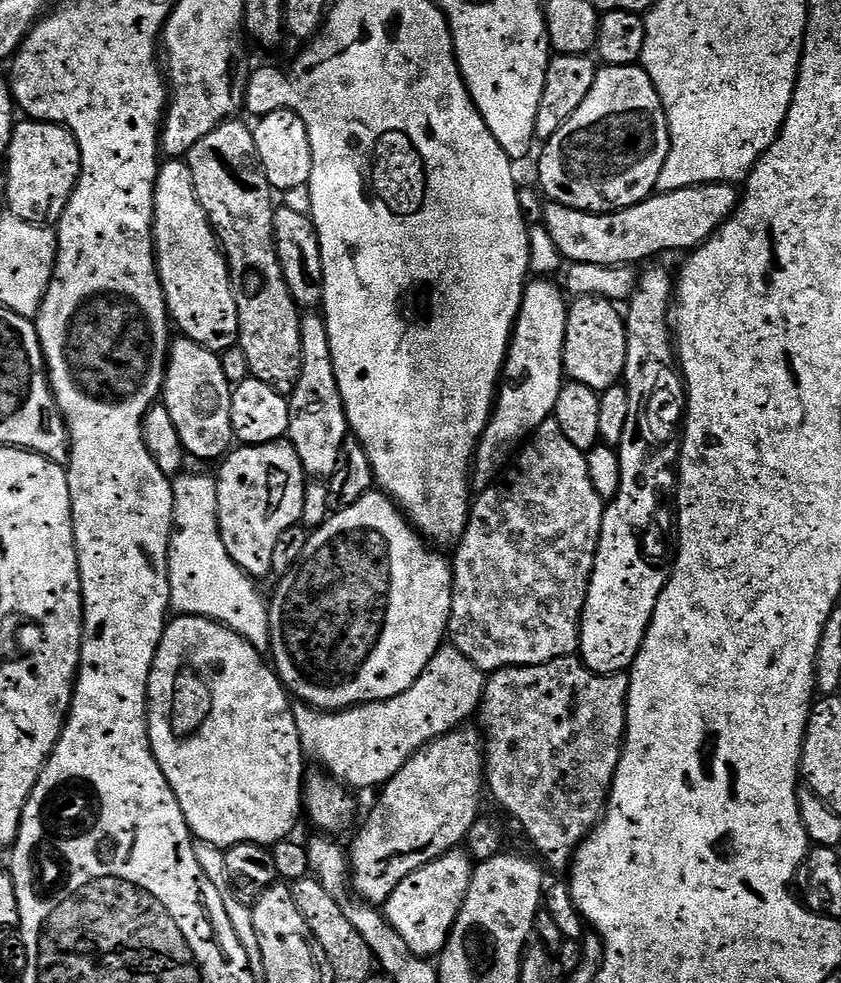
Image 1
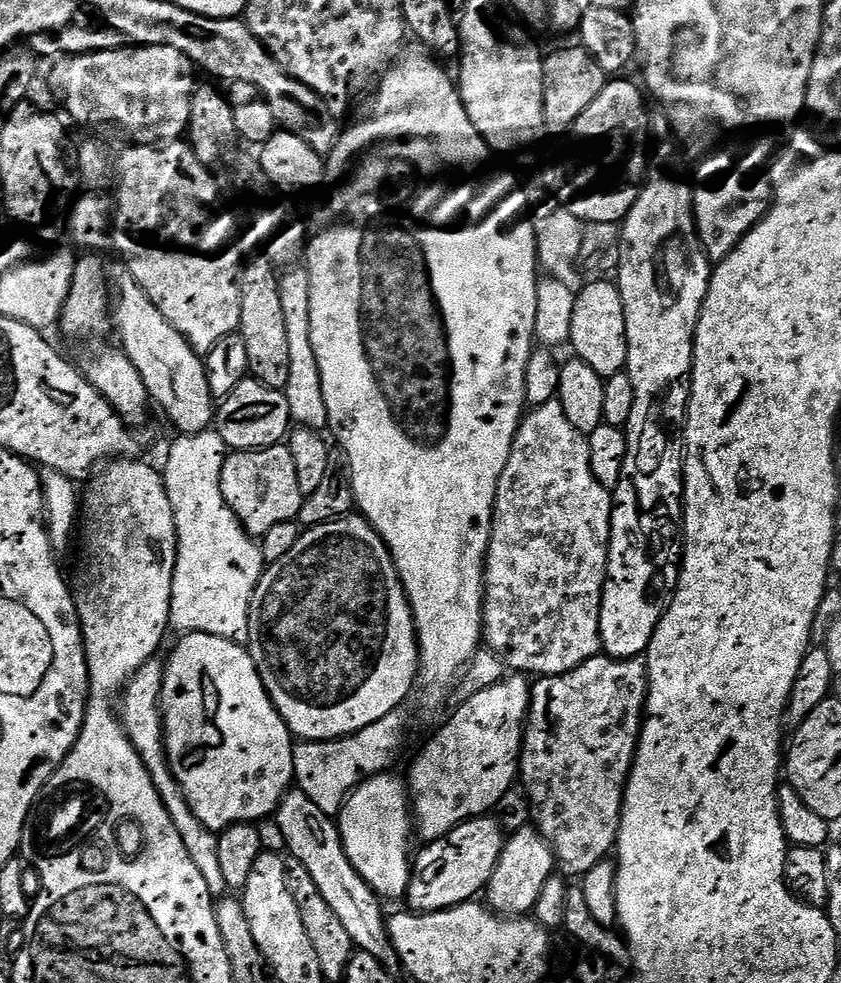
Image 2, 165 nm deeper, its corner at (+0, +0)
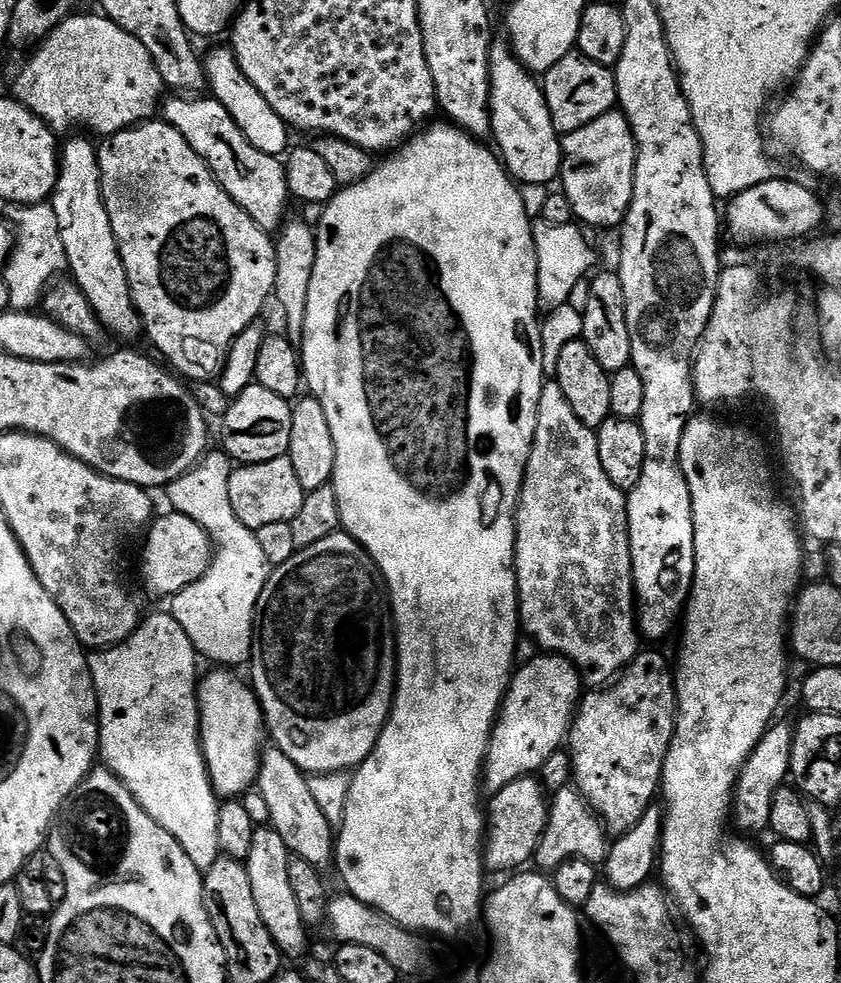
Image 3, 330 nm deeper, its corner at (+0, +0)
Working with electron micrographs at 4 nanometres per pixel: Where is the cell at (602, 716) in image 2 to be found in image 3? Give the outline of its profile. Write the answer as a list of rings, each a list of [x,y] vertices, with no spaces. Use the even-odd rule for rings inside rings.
[[[640,650],[637,651],[636,657],[625,666],[623,672],[619,673],[611,684],[599,690],[589,691],[589,693],[589,696],[587,693],[576,706],[576,715],[572,718],[572,726],[569,728],[566,737],[566,751],[572,757],[572,770],[576,791],[584,799],[584,803],[596,813],[600,823],[604,825],[605,833],[619,838],[634,826],[638,826],[638,822],[647,814],[648,809],[653,807],[655,800],[652,799],[655,796],[657,799],[658,796],[658,777],[664,763],[664,753],[668,747],[668,742],[672,739],[672,729],[674,727],[674,672],[670,664],[668,668],[668,664],[664,661],[662,653]]]

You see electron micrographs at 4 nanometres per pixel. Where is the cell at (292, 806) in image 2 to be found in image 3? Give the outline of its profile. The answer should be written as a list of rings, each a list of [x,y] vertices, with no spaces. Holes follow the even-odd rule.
[[[275,746],[263,749],[260,757],[258,773],[258,791],[266,798],[266,807],[270,809],[268,824],[279,834],[282,842],[286,842],[292,856],[300,856],[307,864],[321,866],[333,859],[334,856],[334,826],[314,802],[310,794],[308,780],[300,768],[282,754]]]

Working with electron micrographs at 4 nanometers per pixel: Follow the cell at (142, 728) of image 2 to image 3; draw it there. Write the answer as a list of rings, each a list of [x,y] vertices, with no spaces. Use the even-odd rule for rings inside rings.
[[[164,610],[164,612],[154,613],[153,616],[145,615],[141,619],[140,625],[134,630],[134,634],[130,634],[130,638],[126,638],[122,643],[115,644],[113,648],[93,651],[88,656],[88,669],[92,675],[94,690],[96,691],[96,707],[100,725],[98,756],[103,767],[113,772],[127,786],[128,792],[138,802],[138,806],[142,806],[142,810],[147,816],[154,818],[154,822],[158,822],[158,826],[162,826],[162,830],[166,830],[166,834],[174,837],[178,846],[182,846],[182,850],[190,858],[190,862],[194,862],[194,866],[203,874],[210,870],[210,866],[214,866],[214,862],[220,859],[222,853],[218,846],[218,810],[220,804],[216,793],[212,790],[212,780],[208,776],[208,767],[204,762],[204,750],[200,746],[200,712],[196,702],[198,691],[196,660],[198,661],[198,653],[190,642],[190,638],[186,638],[186,632],[182,630],[182,626],[178,626],[178,622],[172,616],[171,611]]]

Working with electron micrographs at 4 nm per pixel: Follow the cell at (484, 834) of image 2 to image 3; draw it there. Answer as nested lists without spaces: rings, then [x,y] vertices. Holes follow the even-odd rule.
[[[523,776],[522,778],[518,778],[514,782],[510,782],[510,786],[506,786],[503,788],[500,792],[495,793],[491,797],[492,801],[489,802],[487,801],[486,804],[486,835],[484,837],[484,867],[487,869],[489,873],[492,872],[508,872],[504,874],[512,874],[515,873],[517,870],[523,869],[525,867],[524,864],[533,859],[536,855],[536,844],[540,840],[540,833],[543,832],[544,830],[544,822],[548,818],[548,806],[549,806],[549,801],[546,799],[546,792],[545,789],[542,787],[539,779],[533,778],[532,776]]]

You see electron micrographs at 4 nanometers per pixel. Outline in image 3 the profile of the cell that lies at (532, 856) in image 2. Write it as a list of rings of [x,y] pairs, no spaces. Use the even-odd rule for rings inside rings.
[[[569,786],[558,790],[551,797],[548,818],[536,844],[534,864],[540,870],[555,870],[559,864],[565,864],[567,860],[585,860],[600,866],[608,855],[609,847],[610,840],[605,833],[604,825],[600,823],[596,813],[584,803],[575,787]]]

